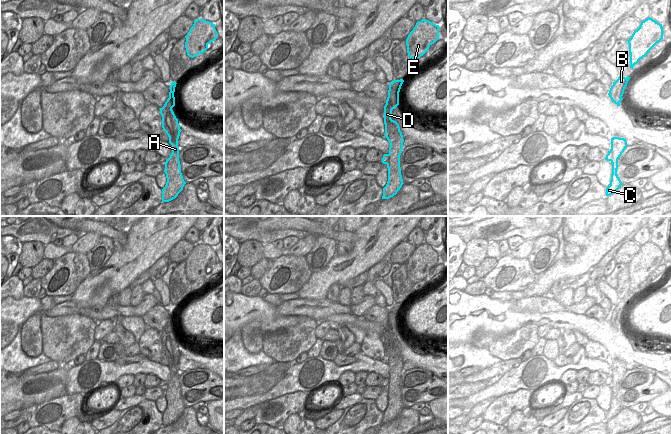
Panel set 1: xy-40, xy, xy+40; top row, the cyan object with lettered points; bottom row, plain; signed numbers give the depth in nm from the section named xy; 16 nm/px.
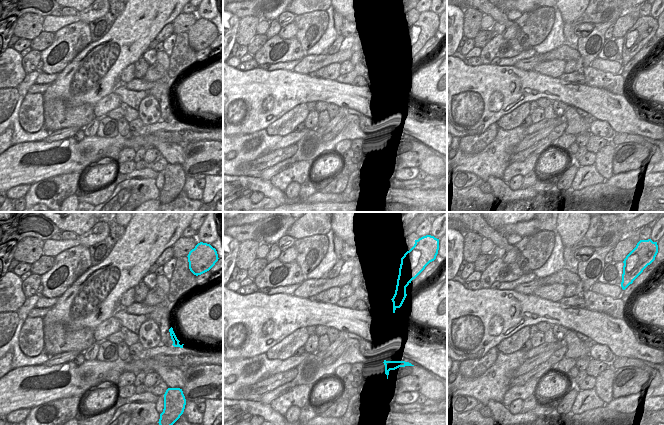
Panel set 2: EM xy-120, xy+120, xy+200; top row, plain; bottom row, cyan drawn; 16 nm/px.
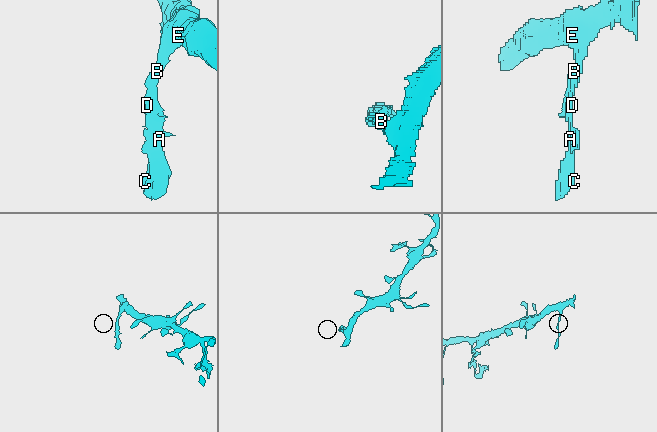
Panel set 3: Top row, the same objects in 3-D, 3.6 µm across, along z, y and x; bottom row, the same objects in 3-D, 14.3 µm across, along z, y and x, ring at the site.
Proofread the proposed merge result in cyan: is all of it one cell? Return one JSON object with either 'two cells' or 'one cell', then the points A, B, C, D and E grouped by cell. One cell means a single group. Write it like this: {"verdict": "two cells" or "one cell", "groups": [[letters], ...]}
{"verdict": "one cell", "groups": [["A", "B", "C", "D", "E"]]}

